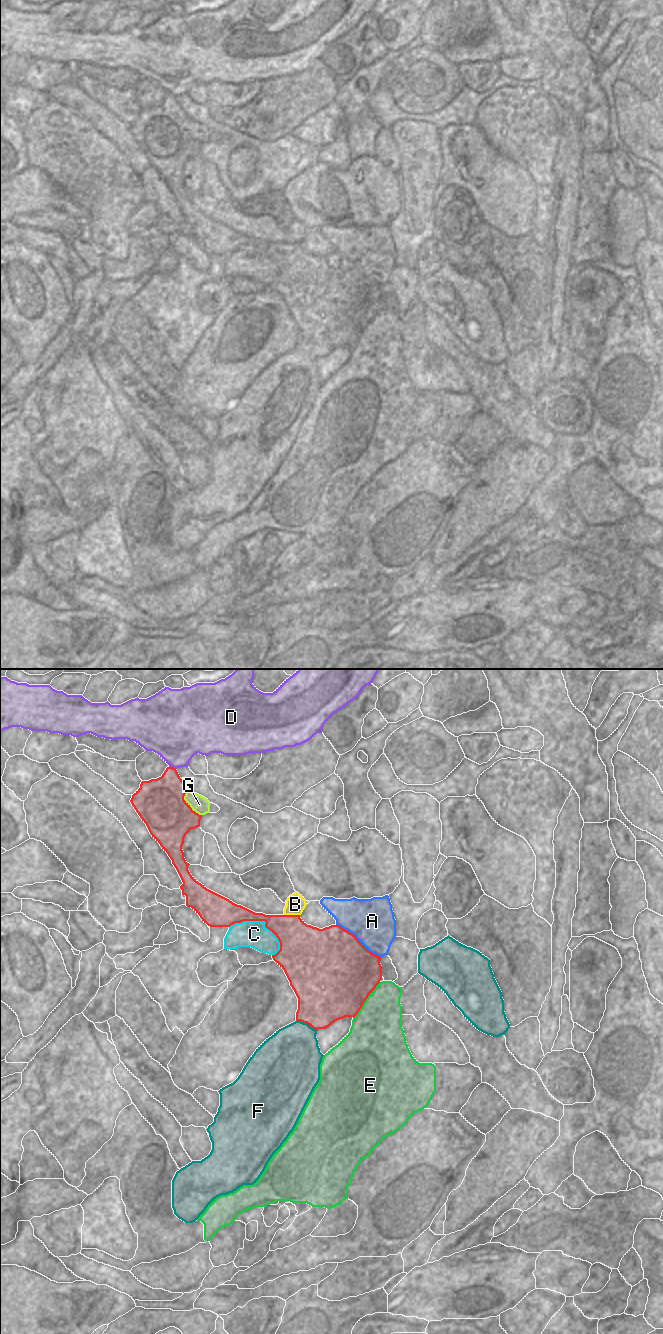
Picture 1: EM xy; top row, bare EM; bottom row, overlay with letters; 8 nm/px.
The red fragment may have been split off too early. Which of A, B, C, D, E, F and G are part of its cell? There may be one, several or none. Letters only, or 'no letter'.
no letter

